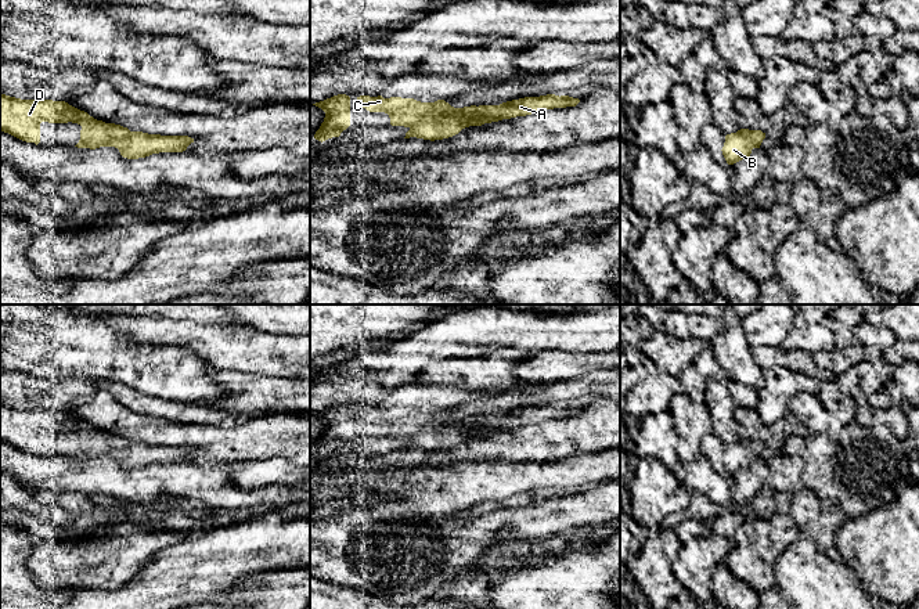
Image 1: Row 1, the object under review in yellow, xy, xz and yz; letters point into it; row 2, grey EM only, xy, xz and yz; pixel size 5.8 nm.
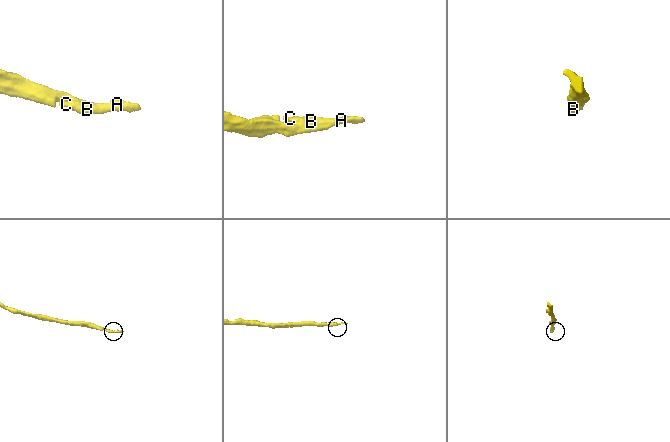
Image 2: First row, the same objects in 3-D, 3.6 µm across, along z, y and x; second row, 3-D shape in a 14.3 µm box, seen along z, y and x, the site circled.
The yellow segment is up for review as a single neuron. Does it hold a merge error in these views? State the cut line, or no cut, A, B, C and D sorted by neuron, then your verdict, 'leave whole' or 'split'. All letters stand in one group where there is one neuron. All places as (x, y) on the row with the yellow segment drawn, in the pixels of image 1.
cut none; groups A B C D; leave whole

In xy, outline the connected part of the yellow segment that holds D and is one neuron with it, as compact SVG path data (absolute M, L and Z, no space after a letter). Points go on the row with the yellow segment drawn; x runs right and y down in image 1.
M0 93L0 130L22 141L40 143L40 123L78 123L82 126L78 148L115 147L127 159L145 158L159 152L183 152L194 143L188 136L161 136L130 131L115 123L105 123L65 101L21 100Z

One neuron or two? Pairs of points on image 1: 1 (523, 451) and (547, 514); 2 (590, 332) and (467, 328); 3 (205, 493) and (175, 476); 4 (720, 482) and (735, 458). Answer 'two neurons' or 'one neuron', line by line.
1: two neurons
2: one neuron
3: one neuron
4: two neurons

